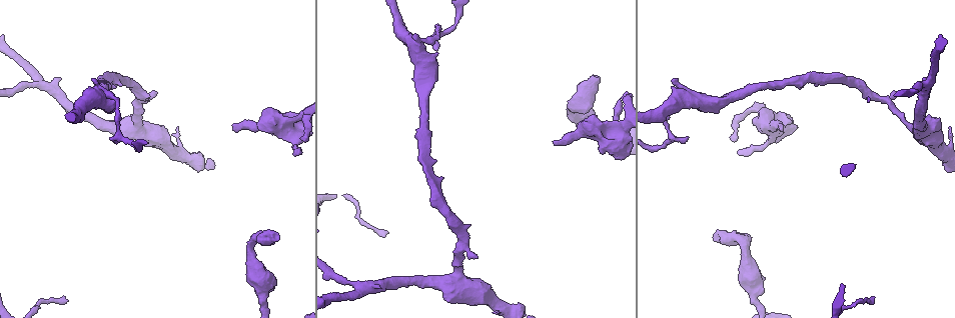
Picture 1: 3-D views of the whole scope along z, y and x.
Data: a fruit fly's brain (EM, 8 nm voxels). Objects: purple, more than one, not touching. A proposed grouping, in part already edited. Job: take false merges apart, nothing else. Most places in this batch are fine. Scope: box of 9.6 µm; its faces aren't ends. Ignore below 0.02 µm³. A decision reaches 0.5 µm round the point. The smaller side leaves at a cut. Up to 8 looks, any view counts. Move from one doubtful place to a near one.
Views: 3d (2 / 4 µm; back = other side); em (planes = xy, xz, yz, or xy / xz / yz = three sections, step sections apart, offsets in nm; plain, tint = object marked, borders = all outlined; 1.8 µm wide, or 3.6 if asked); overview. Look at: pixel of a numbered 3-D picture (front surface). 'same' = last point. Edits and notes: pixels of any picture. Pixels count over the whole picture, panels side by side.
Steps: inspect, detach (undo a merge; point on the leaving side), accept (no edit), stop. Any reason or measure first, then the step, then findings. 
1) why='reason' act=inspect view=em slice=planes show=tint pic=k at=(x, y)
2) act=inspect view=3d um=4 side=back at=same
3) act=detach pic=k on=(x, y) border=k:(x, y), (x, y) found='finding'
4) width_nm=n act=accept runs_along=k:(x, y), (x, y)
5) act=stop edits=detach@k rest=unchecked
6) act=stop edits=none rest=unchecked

act=inspect view=em slice=planes show=tint pic=1 at=(671, 139)

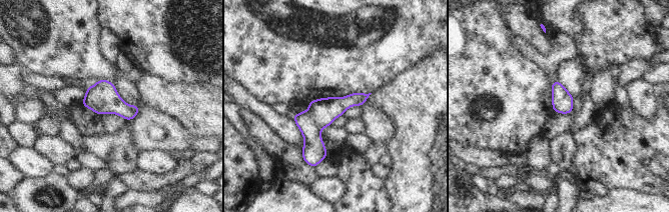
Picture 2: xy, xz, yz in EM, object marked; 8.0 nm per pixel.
act=accept found='one neuron here'

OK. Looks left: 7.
why='branch point' act=inspect view=3d um=4 side=back pic=1 at=(44, 85)

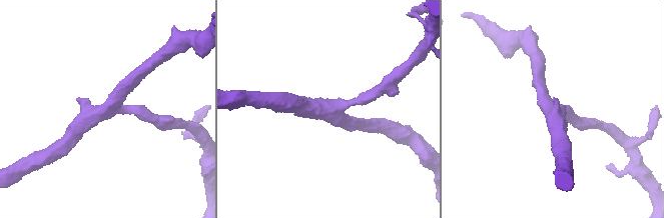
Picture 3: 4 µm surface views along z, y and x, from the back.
act=inspect view=em slice=xy step=4 show=tint pic=3 at=(331, 113)

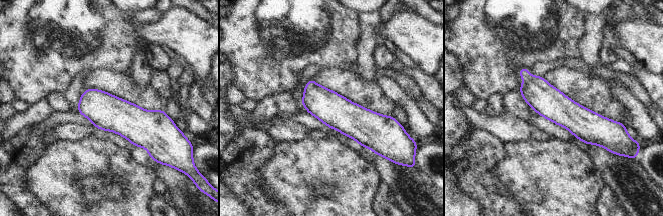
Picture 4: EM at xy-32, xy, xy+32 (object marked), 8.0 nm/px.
act=accept runs_along=4:(521, 72), (564, 112), (612, 128) found='one neuron here'

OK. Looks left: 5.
why='abrupt turn' act=inspect view=3d um=2 pic=1 at=(740, 242)

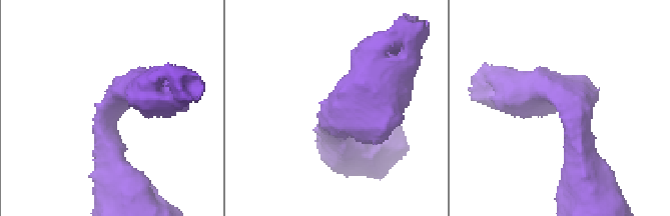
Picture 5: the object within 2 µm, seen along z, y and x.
act=inspect view=em slice=planes show=tint pic=5 at=(567, 101)

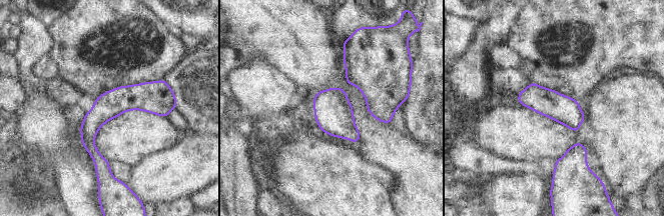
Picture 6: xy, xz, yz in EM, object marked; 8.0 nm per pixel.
width_nm=220 act=accept runs_along=6:(167, 105), (116, 101), (89, 128), (98, 169) found='all the same neuron'

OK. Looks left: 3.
act=stop edits=none rest=unchecked

